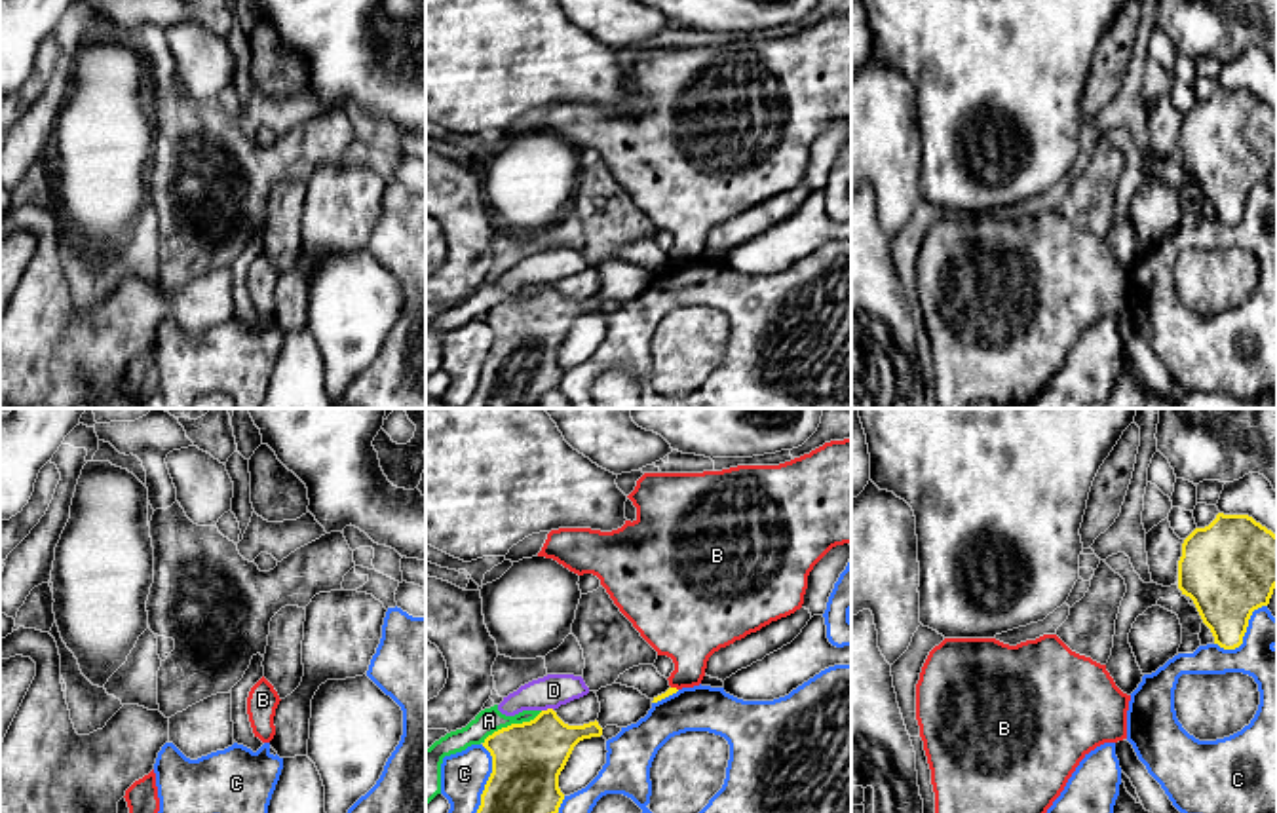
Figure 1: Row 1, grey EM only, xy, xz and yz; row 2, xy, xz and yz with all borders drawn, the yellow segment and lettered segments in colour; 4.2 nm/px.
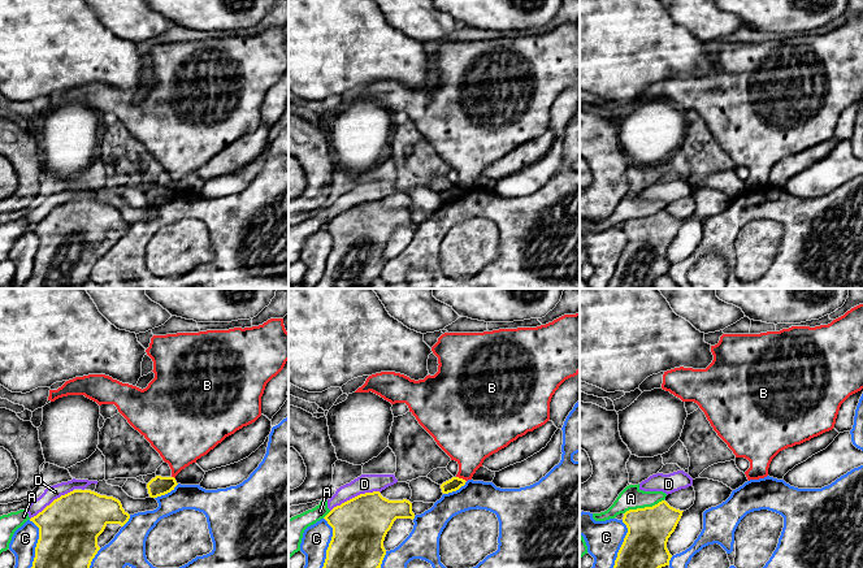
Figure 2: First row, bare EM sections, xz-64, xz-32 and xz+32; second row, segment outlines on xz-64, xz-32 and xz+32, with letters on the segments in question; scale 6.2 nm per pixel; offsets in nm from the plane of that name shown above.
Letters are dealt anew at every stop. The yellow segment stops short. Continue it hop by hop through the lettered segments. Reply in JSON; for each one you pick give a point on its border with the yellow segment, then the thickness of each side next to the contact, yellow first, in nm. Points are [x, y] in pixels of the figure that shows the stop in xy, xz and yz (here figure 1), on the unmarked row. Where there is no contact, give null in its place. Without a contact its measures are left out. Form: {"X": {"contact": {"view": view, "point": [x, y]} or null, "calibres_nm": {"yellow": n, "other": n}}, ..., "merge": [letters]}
{"merge": []}

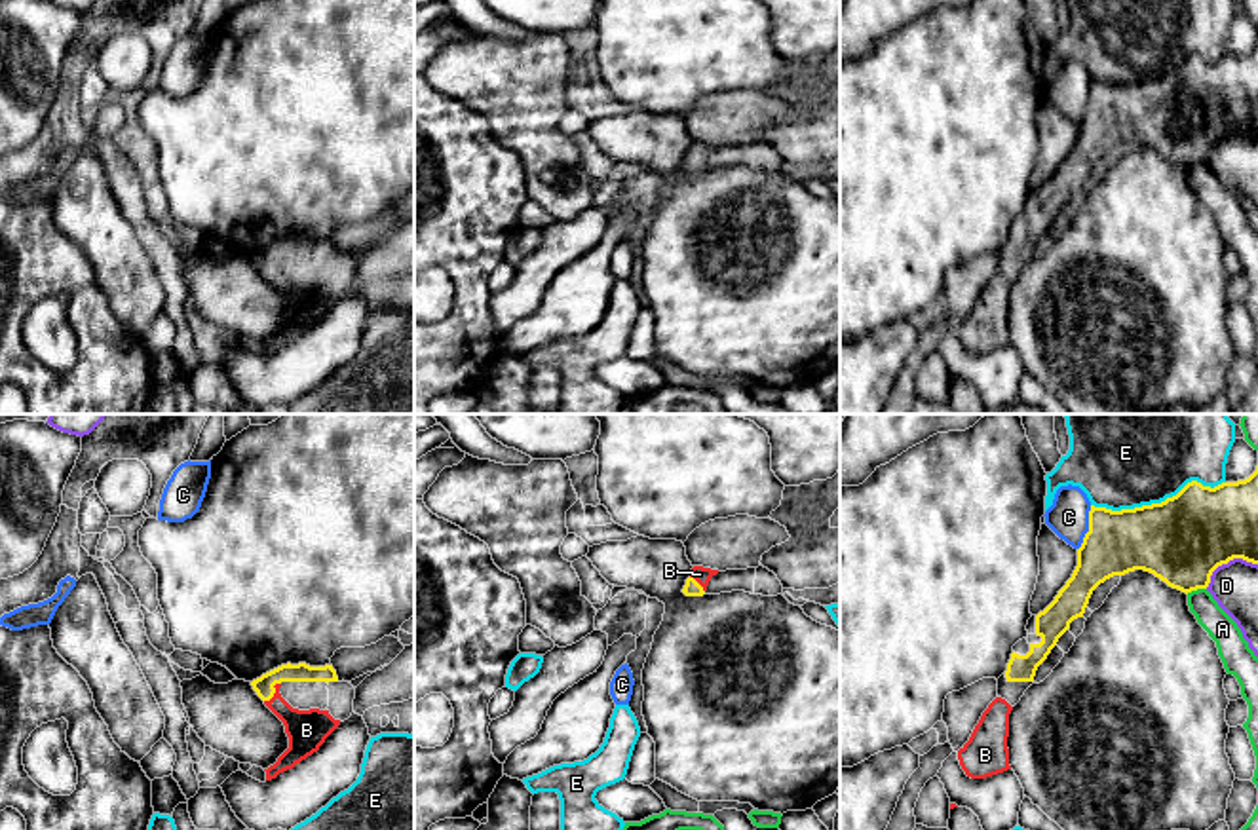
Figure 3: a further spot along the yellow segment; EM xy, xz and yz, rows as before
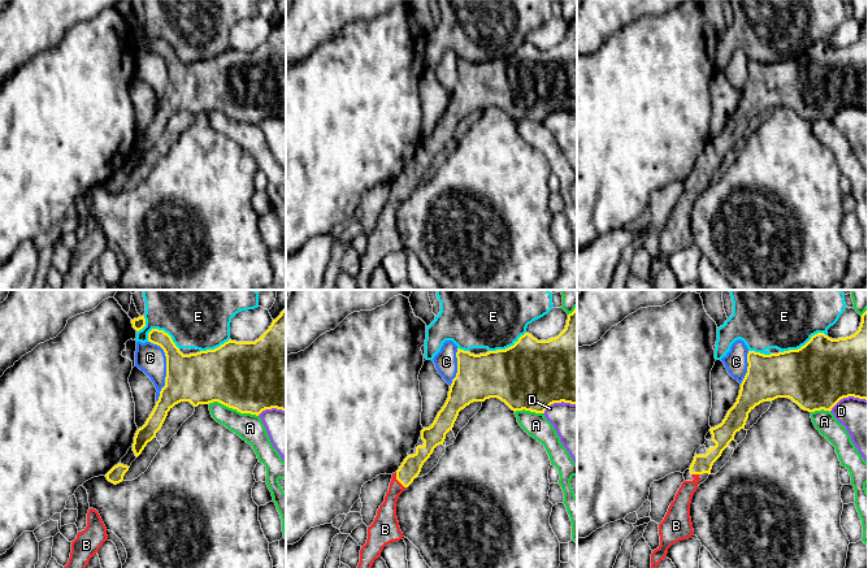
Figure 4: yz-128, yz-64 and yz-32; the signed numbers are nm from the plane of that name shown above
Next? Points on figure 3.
{"B": {"contact": {"view": "xy", "point": [274, 266]}, "calibres_nm": {"yellow": 80, "other": 170}}, "merge": ["B"]}

